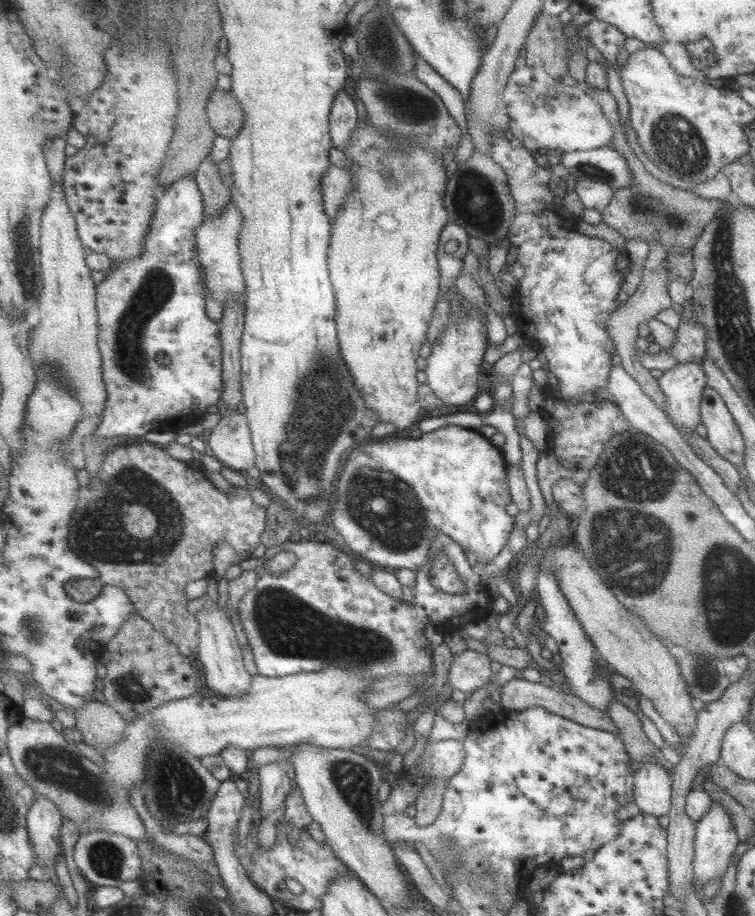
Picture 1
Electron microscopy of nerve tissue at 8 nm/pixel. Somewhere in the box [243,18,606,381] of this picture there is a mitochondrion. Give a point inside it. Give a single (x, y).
(476, 196)

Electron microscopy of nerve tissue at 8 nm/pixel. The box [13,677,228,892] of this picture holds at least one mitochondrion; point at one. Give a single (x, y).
(55, 767)

